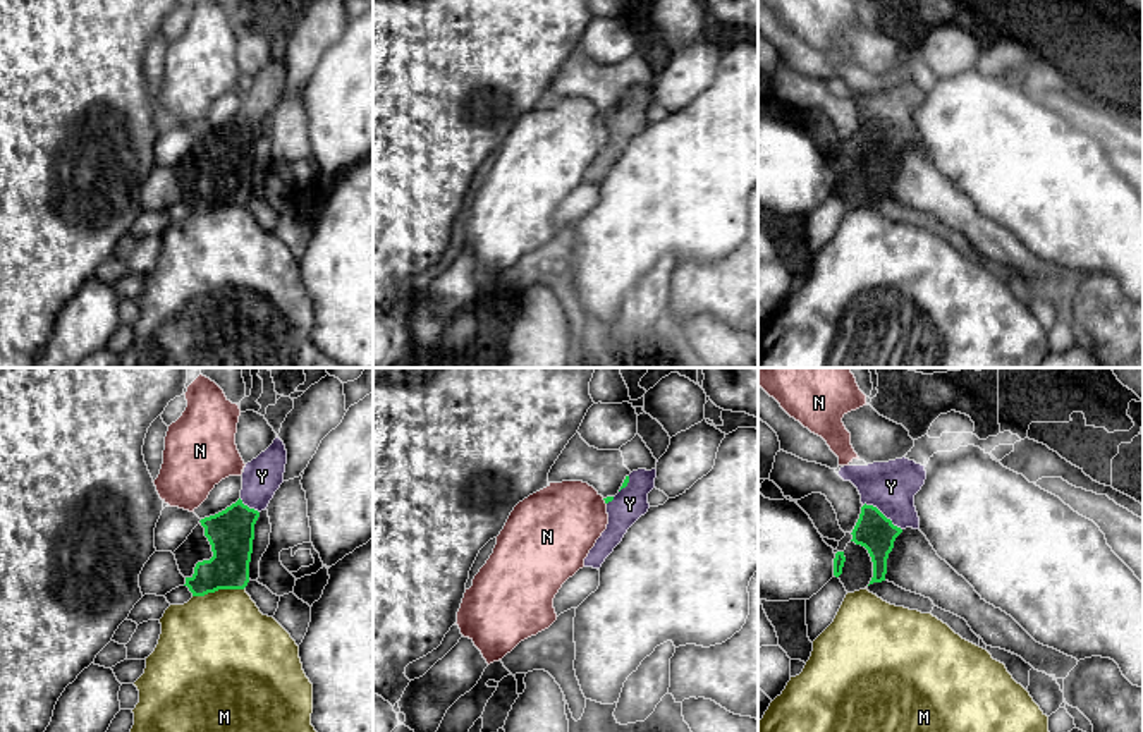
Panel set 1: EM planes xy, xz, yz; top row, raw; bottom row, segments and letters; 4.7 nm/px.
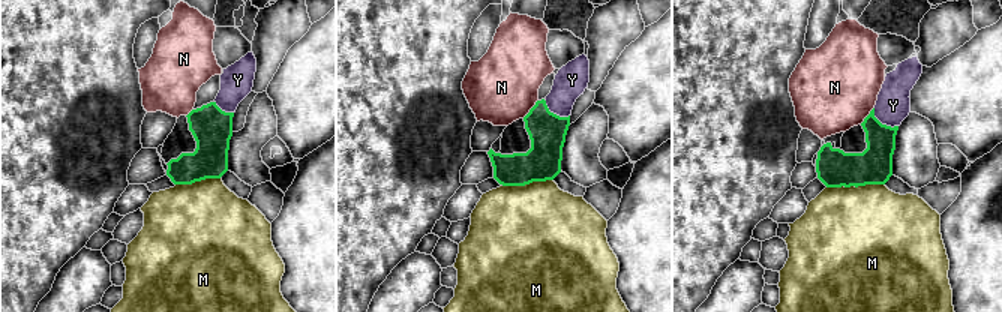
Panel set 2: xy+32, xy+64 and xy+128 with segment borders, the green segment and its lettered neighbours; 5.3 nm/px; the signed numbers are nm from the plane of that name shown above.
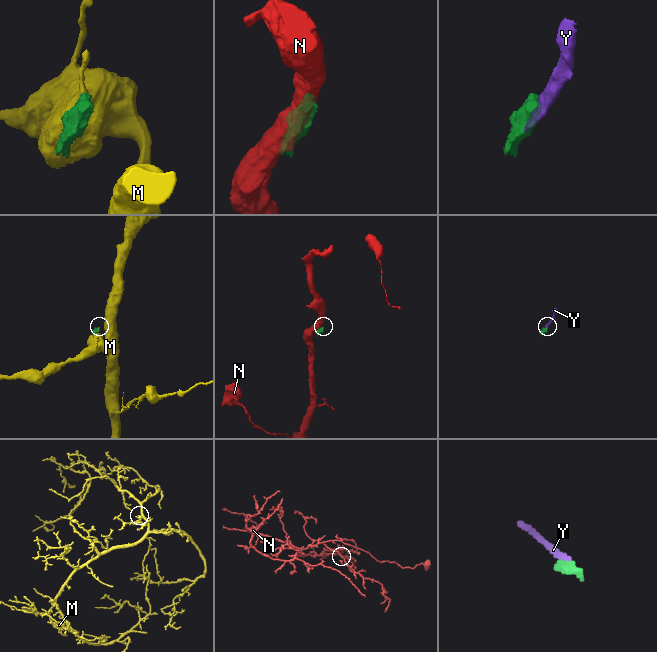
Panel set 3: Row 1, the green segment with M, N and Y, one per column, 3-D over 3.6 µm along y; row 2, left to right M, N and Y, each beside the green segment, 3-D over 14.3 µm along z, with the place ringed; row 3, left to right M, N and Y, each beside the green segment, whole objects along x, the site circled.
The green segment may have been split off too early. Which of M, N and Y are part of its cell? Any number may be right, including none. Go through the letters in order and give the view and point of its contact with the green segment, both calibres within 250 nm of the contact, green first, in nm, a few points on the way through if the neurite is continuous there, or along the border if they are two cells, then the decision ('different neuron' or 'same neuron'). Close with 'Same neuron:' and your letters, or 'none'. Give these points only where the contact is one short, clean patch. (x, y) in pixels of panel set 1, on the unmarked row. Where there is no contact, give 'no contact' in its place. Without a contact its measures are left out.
M: contact xy (217, 205); calibres 200 and 480 nm; different neuron
N: contact xz (605, 117); calibres 30 and 380 nm; different neuron
Y: contact yz (880, 128); calibres 170 and 240 nm; same neuron
Same neuron: Y

